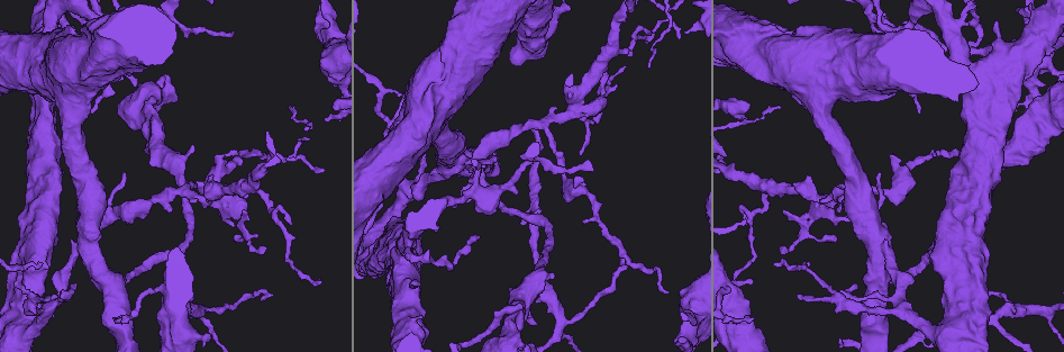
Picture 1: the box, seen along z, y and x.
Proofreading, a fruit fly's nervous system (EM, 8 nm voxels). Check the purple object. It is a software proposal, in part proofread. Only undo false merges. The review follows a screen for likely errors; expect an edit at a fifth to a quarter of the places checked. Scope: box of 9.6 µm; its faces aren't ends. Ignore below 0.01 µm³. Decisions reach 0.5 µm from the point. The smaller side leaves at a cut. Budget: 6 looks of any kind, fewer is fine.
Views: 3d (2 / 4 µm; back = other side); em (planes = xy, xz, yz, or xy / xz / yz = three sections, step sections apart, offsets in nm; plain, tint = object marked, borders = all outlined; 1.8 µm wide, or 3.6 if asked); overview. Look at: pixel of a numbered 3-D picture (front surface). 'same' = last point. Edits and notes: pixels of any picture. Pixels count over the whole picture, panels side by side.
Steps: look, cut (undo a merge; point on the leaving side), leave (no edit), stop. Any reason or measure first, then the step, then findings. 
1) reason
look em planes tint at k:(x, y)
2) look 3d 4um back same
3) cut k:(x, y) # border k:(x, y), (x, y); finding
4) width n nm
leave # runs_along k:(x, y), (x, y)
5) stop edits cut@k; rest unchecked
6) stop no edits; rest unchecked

arms part here
look em xy step 8 tint at 1:(822, 196)

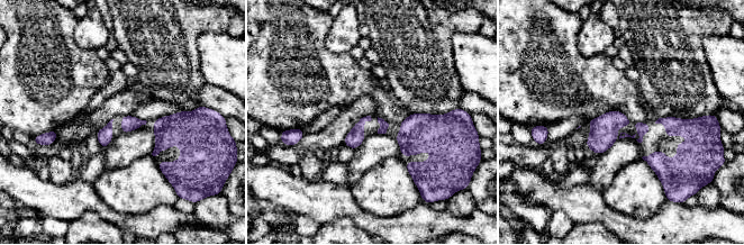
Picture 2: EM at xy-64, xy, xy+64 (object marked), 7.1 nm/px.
look em planes tint same

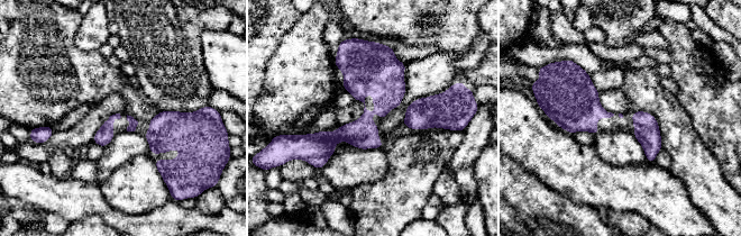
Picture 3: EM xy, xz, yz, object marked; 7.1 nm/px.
leave # runs_along 3:(378, 50), (378, 106), (322, 161); one neuron here

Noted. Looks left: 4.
abrupt turn
look 3d 4um at 1:(461, 158)

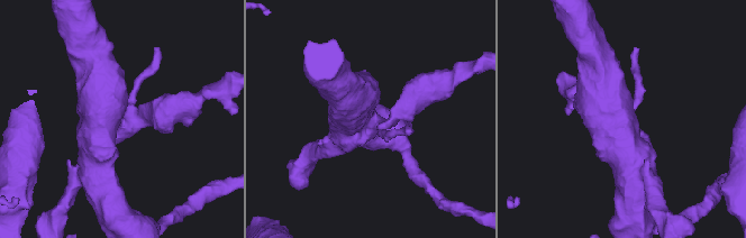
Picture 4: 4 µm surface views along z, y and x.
look em 3.6um planes tint at 4:(374, 115)

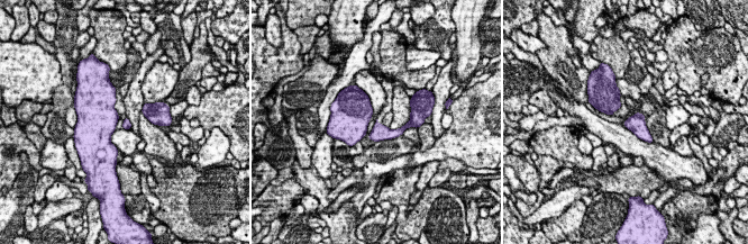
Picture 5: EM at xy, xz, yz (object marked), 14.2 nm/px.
leave # all the same neuron

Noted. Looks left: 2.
sharp bend
look em 3.6um planes tint at 1:(803, 268)

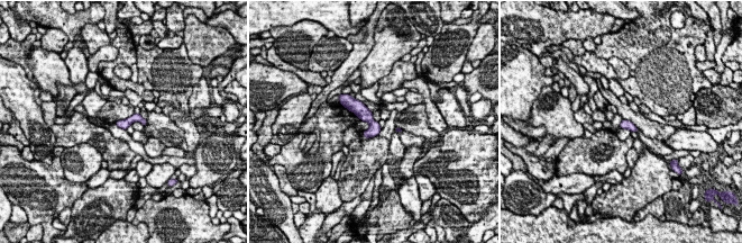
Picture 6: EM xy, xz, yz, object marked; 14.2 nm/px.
width 130 nm
leave # runs_along 6:(354, 101), (374, 125), (374, 133); all the same neuron

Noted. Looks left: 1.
stop no edits; rest unchecked

